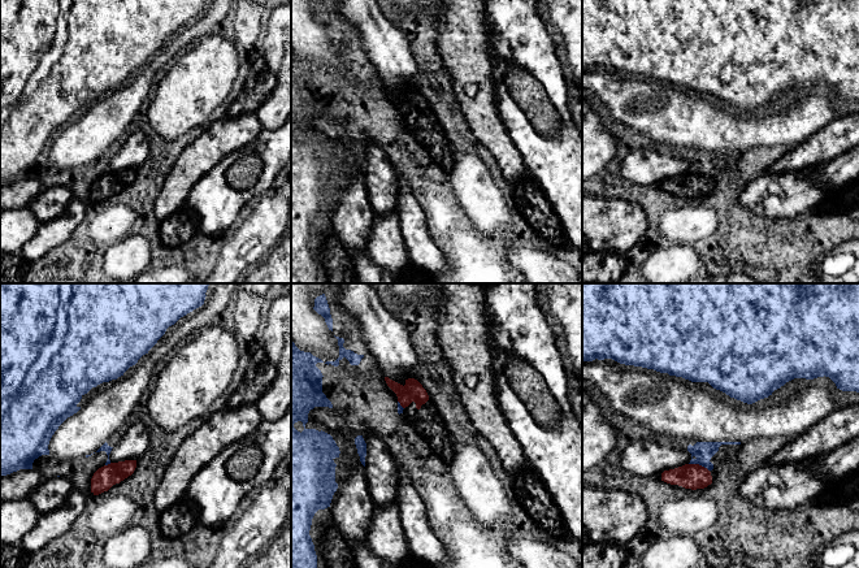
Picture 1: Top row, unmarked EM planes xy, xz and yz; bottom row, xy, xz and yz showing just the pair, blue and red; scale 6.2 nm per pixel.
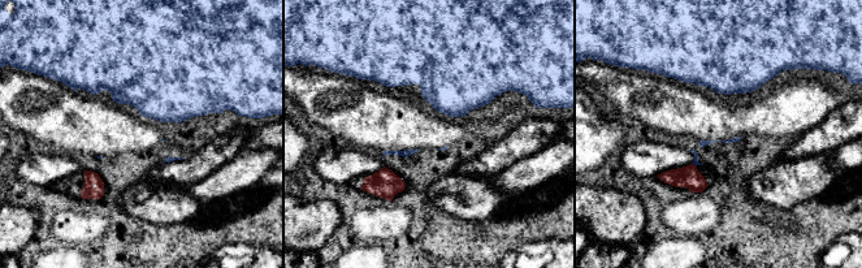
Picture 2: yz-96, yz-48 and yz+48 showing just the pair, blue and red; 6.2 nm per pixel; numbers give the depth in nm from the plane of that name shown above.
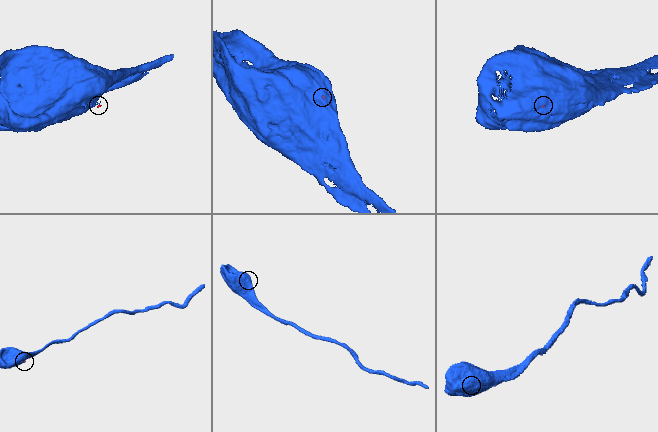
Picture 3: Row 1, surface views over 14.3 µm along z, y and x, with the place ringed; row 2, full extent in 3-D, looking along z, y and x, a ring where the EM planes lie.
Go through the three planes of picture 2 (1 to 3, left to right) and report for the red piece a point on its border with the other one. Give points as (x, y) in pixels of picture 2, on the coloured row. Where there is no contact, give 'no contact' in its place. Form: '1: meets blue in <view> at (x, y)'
1: no contact
2: no contact
3: meets blue in yz+48 at (694, 164)

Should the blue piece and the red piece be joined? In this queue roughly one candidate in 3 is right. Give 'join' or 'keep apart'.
keep apart

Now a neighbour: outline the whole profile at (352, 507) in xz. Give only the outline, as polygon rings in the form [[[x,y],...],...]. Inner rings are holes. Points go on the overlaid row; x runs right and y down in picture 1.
[[[329,407],[311,409],[308,421],[318,424],[327,434],[337,433],[352,448],[348,476],[338,484],[330,508],[334,524],[351,547],[366,543],[366,533],[376,504],[369,493],[365,467],[361,464],[356,445],[352,442],[348,424],[344,417]]]

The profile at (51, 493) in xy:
[[[52,477],[43,480],[29,499],[40,513],[51,512],[58,508],[73,490],[70,480]]]

